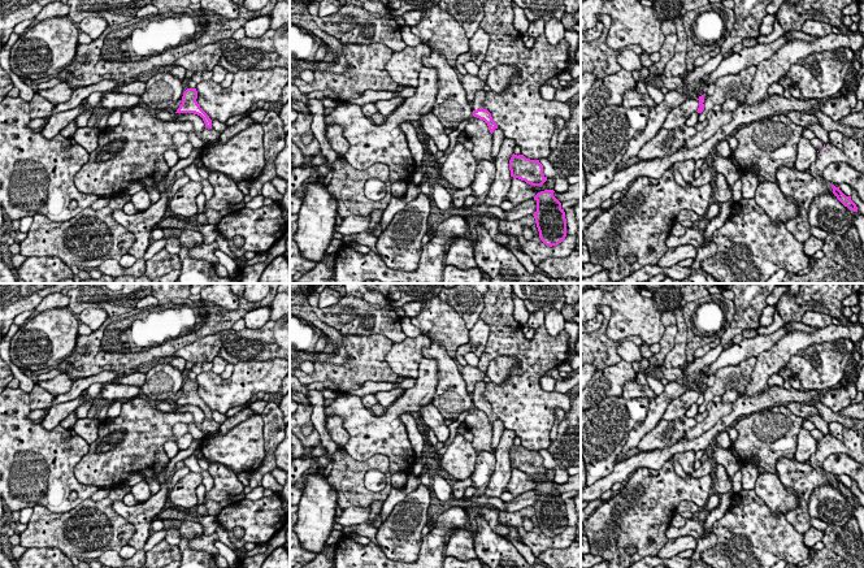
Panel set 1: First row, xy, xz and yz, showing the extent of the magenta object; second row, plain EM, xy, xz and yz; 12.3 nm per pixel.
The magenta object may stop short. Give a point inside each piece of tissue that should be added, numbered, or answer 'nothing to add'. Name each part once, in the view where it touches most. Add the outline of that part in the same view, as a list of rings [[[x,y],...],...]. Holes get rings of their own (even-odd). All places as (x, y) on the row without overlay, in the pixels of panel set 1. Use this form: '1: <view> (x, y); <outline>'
1: xz (477, 394); [[[481,381],[481,382],[478,382],[478,383],[476,385],[473,393],[470,394],[473,402],[477,402],[477,400],[483,399],[483,390],[485,390],[485,382]]]

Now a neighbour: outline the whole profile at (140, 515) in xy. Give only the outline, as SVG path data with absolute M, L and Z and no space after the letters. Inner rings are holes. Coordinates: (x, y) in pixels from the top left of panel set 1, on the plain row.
M165 471L159 476L159 485L160 490L155 495L151 495L144 503L129 507L122 500L113 502L113 510L135 526L135 534L127 545L136 550L143 550L151 536L151 524L153 519L162 512L169 499L170 485L165 478Z

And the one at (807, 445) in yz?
M802 426L798 434L798 447L795 452L795 460L799 463L807 463L809 458L817 450L817 441L812 437L811 432Z

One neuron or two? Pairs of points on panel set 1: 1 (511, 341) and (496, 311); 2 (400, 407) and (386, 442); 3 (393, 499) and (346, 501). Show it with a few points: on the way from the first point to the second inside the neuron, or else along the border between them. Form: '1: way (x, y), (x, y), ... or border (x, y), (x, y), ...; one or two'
1: way (506, 333), (500, 319); one
2: way (391, 416), (387, 433); one
3: border (393, 488), (385, 502); two

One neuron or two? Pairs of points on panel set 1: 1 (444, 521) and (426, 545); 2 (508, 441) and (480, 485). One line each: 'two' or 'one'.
1: one
2: two

